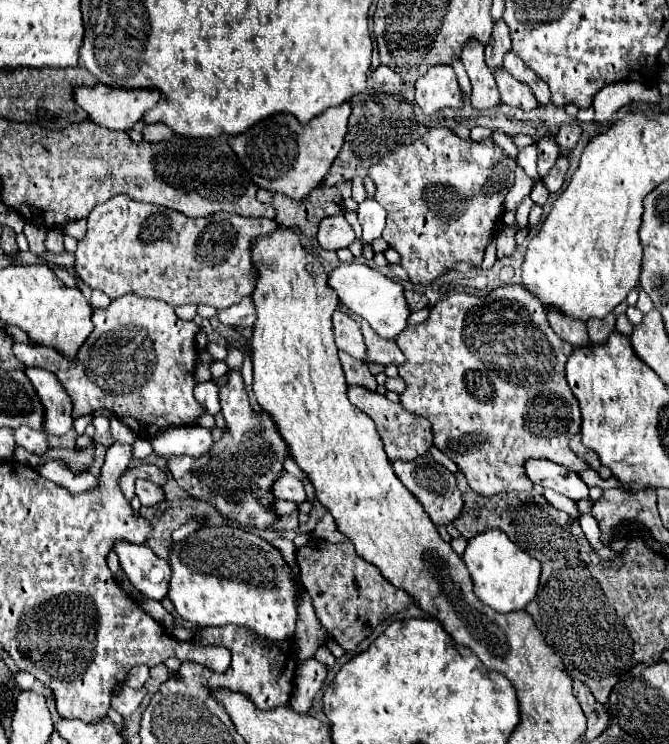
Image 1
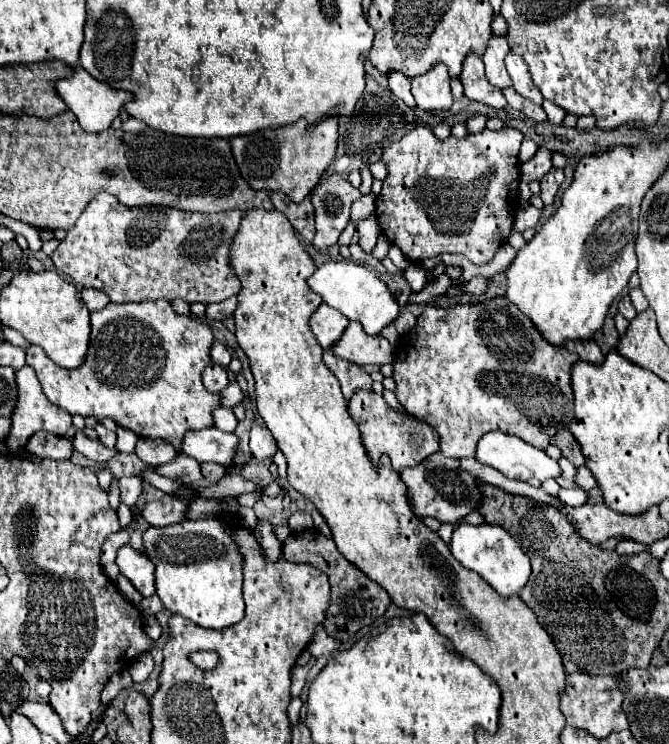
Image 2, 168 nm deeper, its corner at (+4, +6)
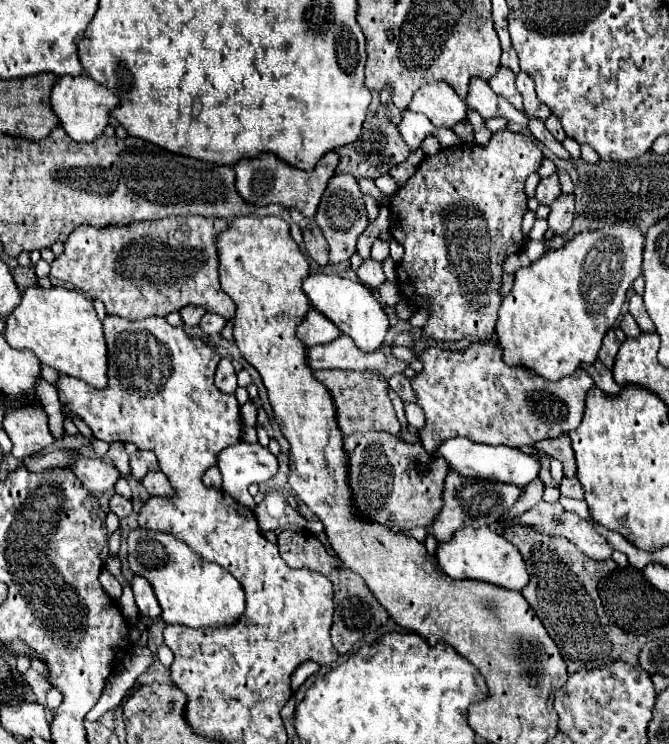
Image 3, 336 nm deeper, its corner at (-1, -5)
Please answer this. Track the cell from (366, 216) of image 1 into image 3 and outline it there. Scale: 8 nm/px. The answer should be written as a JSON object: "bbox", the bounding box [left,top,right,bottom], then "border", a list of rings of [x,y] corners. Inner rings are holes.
{"bbox":[356,258,386,290],"border":[[[372,258],[364,260],[364,264],[358,268],[356,274],[358,274],[358,280],[370,290],[378,290],[378,286],[386,282],[386,276],[382,272],[382,264]]]}

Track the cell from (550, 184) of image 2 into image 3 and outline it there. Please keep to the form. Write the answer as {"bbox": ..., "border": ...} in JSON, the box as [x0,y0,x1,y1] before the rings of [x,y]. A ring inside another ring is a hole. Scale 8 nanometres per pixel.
{"bbox":[548,194,574,236],"border":[[[562,194],[550,206],[548,226],[556,236],[562,236],[572,228],[572,220],[574,220],[574,196],[572,194]]]}

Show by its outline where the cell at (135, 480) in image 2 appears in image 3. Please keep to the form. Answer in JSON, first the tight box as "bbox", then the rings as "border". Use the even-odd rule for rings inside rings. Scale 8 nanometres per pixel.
{"bbox":[110,494,132,518],"border":[[[112,494],[110,498],[110,510],[118,516],[118,518],[126,518],[132,514],[132,500],[120,496],[120,494]]]}

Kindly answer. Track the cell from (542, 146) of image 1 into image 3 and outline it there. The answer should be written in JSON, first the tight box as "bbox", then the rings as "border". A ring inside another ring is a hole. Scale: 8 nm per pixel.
{"bbox":[536,174,562,206],"border":[[[552,174],[552,176],[548,176],[548,178],[542,178],[542,182],[538,184],[538,188],[536,188],[536,200],[540,202],[540,204],[546,204],[546,206],[550,206],[554,200],[556,200],[556,196],[560,196],[562,192],[560,192],[560,182],[558,182],[558,174]]]}

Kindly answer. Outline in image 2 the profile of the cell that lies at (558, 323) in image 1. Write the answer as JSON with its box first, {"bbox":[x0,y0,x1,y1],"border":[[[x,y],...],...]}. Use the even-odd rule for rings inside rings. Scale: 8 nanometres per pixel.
{"bbox":[565,339,603,363],"border":[[[587,339],[587,341],[565,341],[565,347],[573,353],[577,353],[583,361],[589,361],[589,363],[603,363],[603,353],[599,349],[599,345],[595,345],[593,339]]]}

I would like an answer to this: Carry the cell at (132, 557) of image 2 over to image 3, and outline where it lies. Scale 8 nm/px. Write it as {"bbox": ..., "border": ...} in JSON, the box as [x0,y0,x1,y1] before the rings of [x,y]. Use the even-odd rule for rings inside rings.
{"bbox":[132,576,160,620],"border":[[[136,576],[132,580],[132,592],[134,592],[136,606],[144,616],[148,616],[152,620],[160,616],[160,606],[158,606],[158,600],[156,600],[148,580],[142,580],[142,576]]]}

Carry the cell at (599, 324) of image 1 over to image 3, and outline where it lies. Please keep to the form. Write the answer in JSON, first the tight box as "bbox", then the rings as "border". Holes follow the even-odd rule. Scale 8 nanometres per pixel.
{"bbox":[598,330,620,368],"border":[[[608,330],[606,336],[604,336],[604,342],[602,342],[602,348],[600,348],[598,360],[600,360],[606,368],[612,368],[612,364],[614,364],[614,356],[616,356],[618,348],[620,348],[620,342],[616,340],[614,330]]]}

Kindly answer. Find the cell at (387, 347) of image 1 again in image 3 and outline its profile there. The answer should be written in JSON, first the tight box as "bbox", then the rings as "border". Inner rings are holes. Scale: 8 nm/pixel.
{"bbox":[306,334,386,372],"border":[[[340,334],[336,340],[320,346],[306,348],[308,366],[312,370],[340,368],[340,370],[374,370],[380,372],[386,366],[386,356],[378,352],[362,352],[356,344]]]}

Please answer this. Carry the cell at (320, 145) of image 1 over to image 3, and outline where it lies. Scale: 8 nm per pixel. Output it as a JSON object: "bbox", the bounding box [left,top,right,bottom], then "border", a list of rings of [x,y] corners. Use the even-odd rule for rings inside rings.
{"bbox":[234,152,338,218],"border":[[[328,152],[320,158],[318,166],[312,172],[298,170],[294,166],[288,166],[280,158],[276,160],[274,154],[262,154],[252,160],[240,160],[234,166],[236,172],[236,190],[248,204],[252,206],[268,206],[268,204],[280,204],[284,208],[296,208],[306,218],[314,218],[318,202],[328,186],[328,180],[334,176],[338,166],[338,152]]]}

